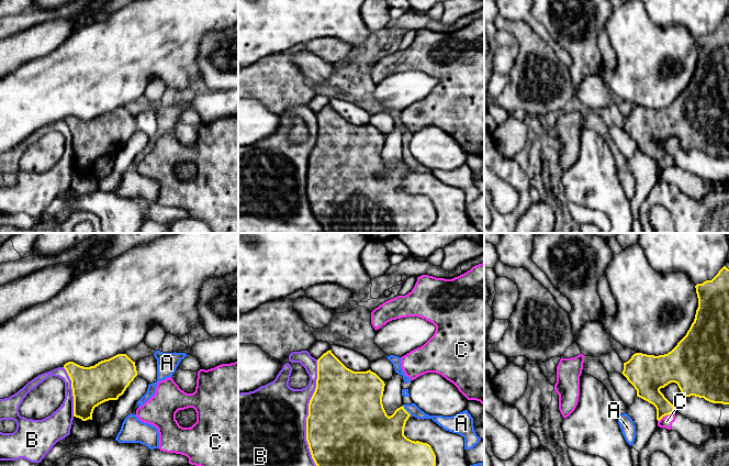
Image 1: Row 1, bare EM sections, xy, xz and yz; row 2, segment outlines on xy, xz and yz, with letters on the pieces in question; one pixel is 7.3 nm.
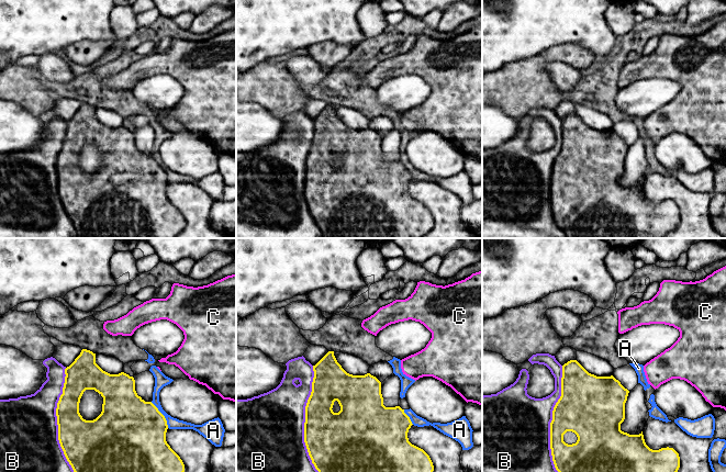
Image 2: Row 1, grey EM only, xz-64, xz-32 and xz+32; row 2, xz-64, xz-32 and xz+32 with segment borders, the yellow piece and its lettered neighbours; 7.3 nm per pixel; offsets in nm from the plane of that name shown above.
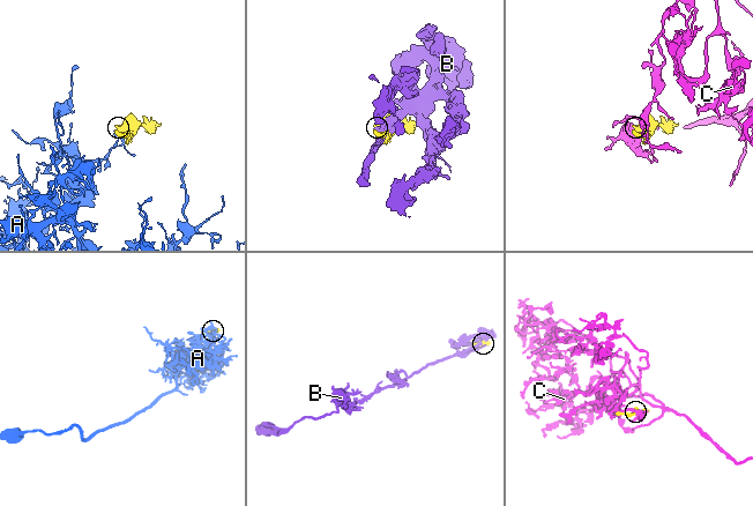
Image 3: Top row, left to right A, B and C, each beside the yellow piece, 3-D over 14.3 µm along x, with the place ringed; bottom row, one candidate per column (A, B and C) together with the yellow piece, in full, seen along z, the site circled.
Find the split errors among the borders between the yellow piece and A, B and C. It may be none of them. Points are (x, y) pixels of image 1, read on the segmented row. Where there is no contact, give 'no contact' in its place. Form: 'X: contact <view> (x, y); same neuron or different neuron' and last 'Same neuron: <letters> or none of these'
A: contact xz (405, 410); different neuron
B: contact xz (309, 412); different neuron
C: contact yz (665, 414); same neuron
Same neuron: C

